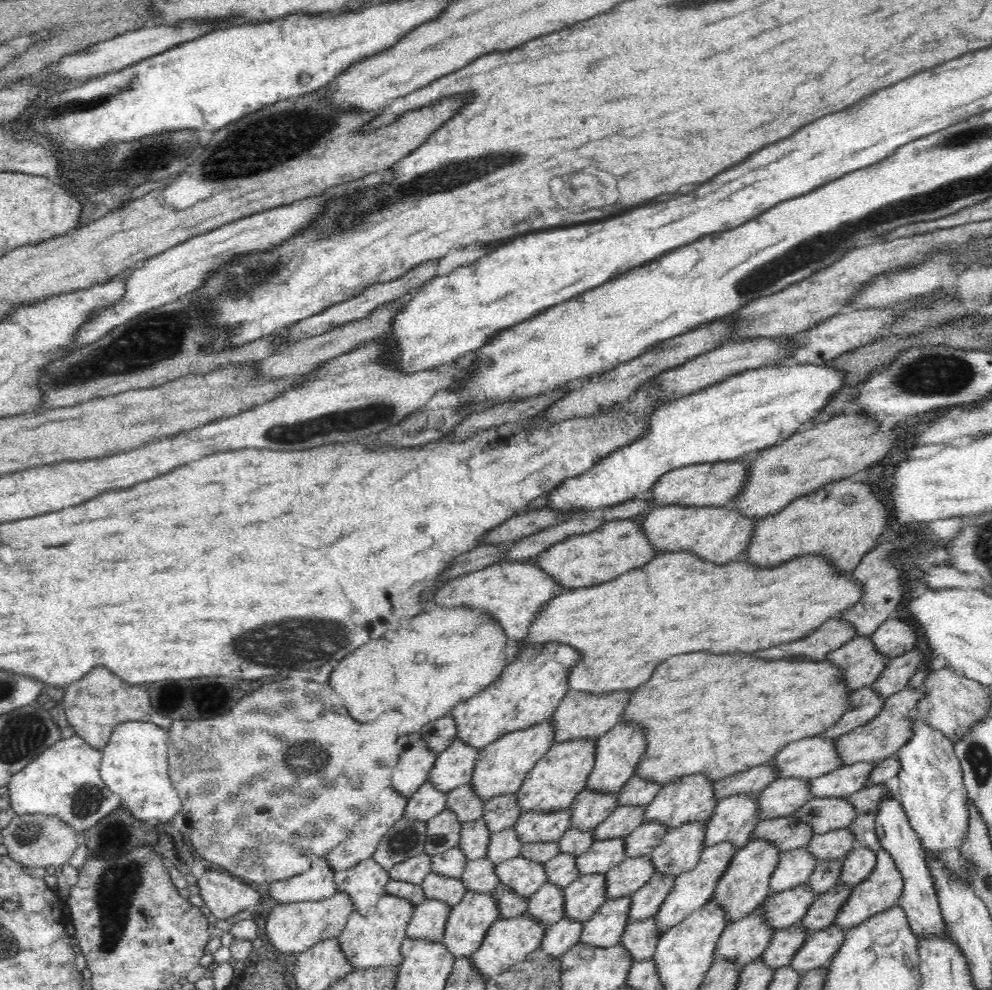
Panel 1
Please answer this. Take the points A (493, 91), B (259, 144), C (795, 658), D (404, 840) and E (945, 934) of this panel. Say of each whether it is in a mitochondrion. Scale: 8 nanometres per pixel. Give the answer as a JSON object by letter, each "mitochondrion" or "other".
{"A":"other","B":"mitochondrion","C":"other","D":"mitochondrion","E":"other"}

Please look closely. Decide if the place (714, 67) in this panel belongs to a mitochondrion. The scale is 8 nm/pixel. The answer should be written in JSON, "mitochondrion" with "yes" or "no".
{"mitochondrion":"no"}

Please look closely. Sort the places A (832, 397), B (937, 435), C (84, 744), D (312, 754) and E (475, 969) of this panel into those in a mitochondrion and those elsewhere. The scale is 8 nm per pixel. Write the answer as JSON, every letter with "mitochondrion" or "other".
{"A":"other","B":"other","C":"other","D":"mitochondrion","E":"other"}

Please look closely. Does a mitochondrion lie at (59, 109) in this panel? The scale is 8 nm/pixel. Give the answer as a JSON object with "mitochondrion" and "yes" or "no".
{"mitochondrion":"yes"}

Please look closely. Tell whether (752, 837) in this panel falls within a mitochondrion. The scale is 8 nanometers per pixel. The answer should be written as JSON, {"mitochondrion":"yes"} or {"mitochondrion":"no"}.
{"mitochondrion":"no"}

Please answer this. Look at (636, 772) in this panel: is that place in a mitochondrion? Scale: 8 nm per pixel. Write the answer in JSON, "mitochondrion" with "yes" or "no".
{"mitochondrion":"no"}

